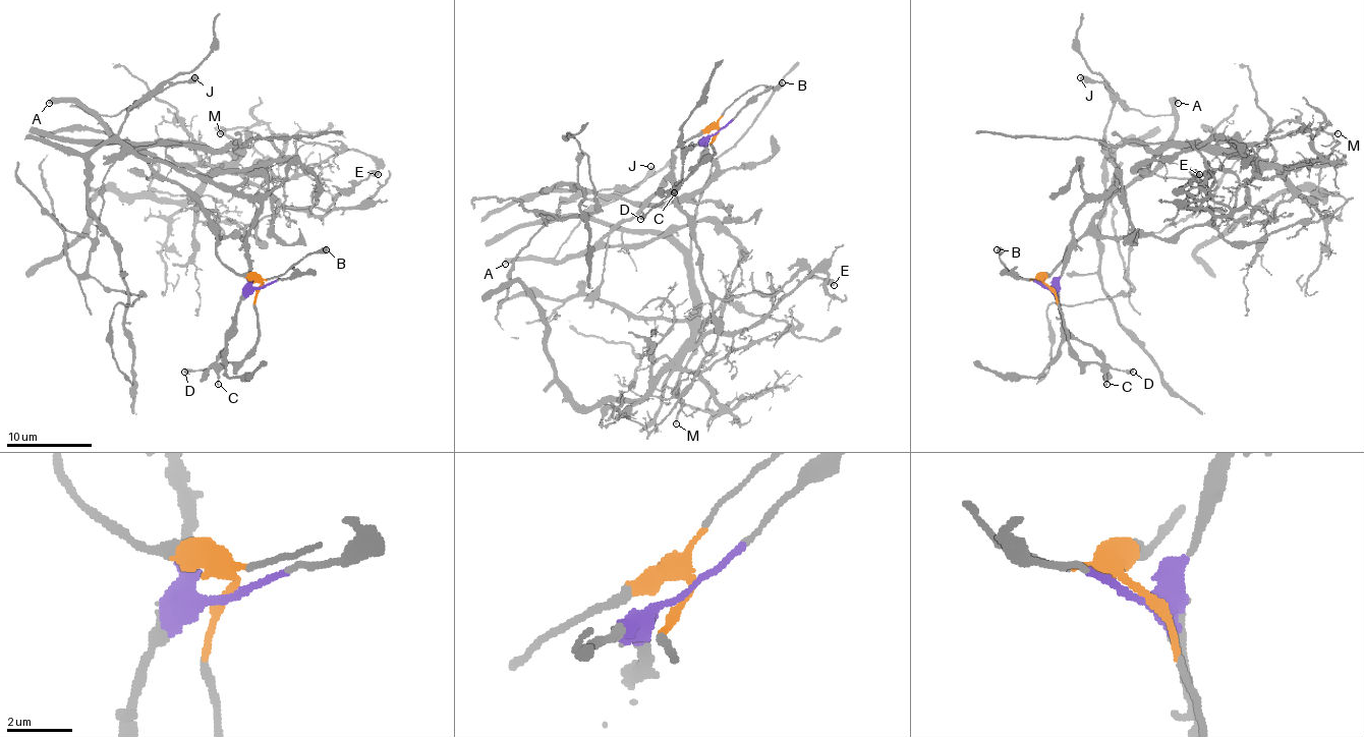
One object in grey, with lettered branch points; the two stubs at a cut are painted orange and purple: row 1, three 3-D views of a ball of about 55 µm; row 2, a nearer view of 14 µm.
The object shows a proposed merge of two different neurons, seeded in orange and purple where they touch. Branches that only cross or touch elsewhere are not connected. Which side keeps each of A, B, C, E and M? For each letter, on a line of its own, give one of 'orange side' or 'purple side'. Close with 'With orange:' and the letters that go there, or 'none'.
A: orange side
B: orange side
C: orange side
E: orange side
M: orange side
With orange: A, B, C, E, M

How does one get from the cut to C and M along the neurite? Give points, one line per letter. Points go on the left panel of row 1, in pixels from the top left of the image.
C: (261, 286), (254, 297), (259, 344), (241, 361), (228, 361), (218, 374), (218, 385)
M: (261, 286), (228, 267), (209, 214), (148, 156), (203, 173), (284, 158), (267, 138), (220, 132)

